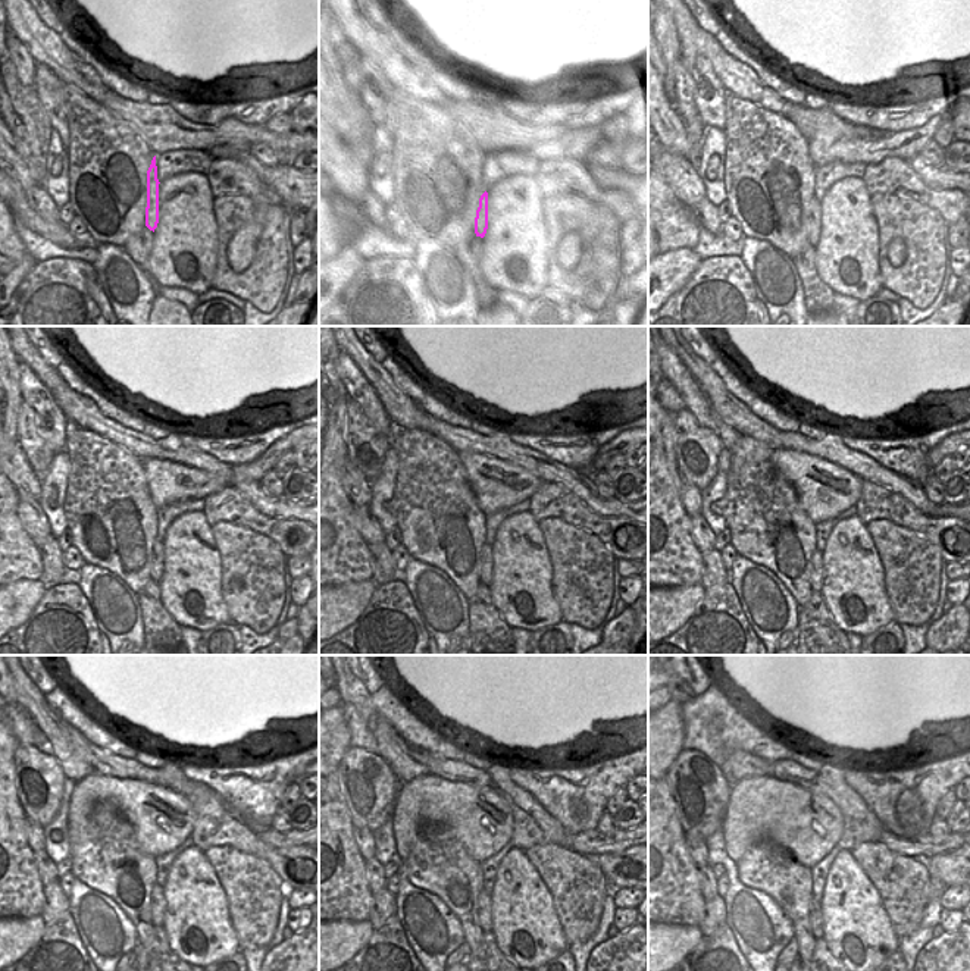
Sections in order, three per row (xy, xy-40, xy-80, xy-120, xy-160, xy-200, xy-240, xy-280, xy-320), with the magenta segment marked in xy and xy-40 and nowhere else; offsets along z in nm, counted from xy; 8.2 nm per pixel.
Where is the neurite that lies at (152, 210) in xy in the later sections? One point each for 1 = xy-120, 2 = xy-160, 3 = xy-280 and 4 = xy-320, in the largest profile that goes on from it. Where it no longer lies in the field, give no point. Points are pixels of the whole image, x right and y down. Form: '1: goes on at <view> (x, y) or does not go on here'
1: goes on at xy-120 (156, 573)
2: goes on at xy-160 (487, 553)
3: goes on at xy-280 (485, 910)
4: goes on at xy-320 (814, 914)

